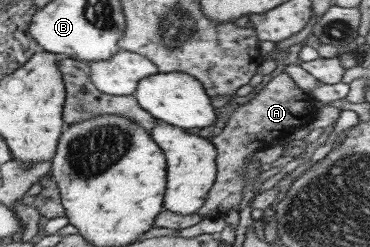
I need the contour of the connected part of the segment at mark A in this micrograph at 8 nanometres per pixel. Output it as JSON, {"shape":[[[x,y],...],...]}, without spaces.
{"shape":[[[285,72],[273,76],[253,98],[235,108],[222,131],[211,140],[216,149],[215,181],[207,191],[203,205],[195,213],[205,218],[218,218],[223,217],[229,209],[239,211],[249,195],[248,186],[261,178],[262,163],[249,160],[251,155],[277,144],[279,139],[313,121],[317,110],[316,101],[299,89]]]}

